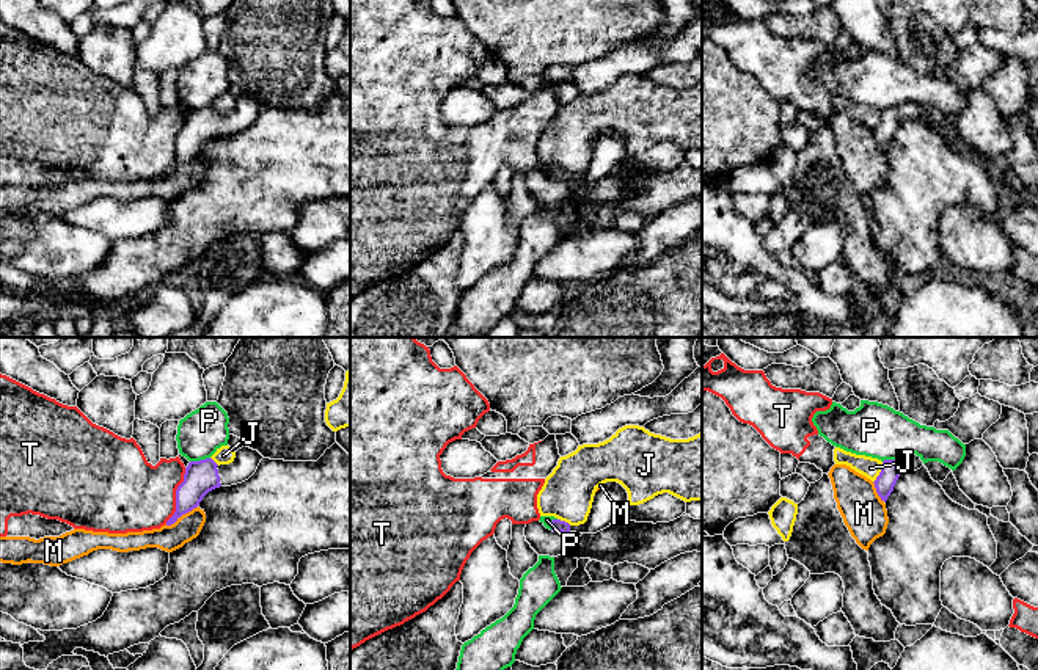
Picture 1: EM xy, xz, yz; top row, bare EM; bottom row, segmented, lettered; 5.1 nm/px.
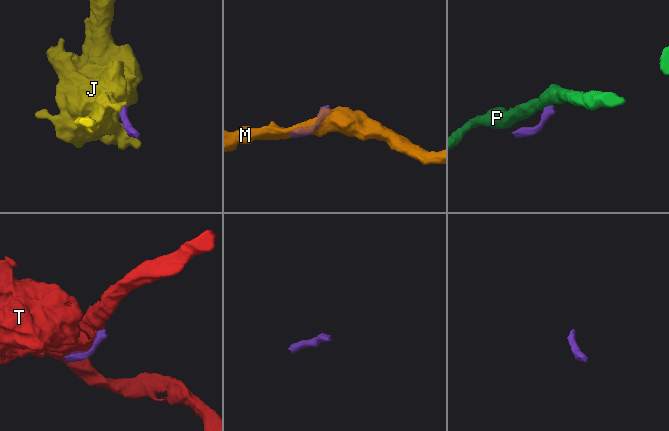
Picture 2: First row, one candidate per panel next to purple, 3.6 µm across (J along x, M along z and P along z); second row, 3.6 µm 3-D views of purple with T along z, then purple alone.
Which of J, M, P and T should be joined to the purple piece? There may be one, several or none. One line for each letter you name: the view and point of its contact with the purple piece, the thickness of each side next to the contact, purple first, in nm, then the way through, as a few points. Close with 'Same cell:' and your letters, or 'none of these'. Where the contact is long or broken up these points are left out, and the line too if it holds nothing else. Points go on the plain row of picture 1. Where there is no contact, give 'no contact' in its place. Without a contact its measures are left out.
Same cell: none of these

